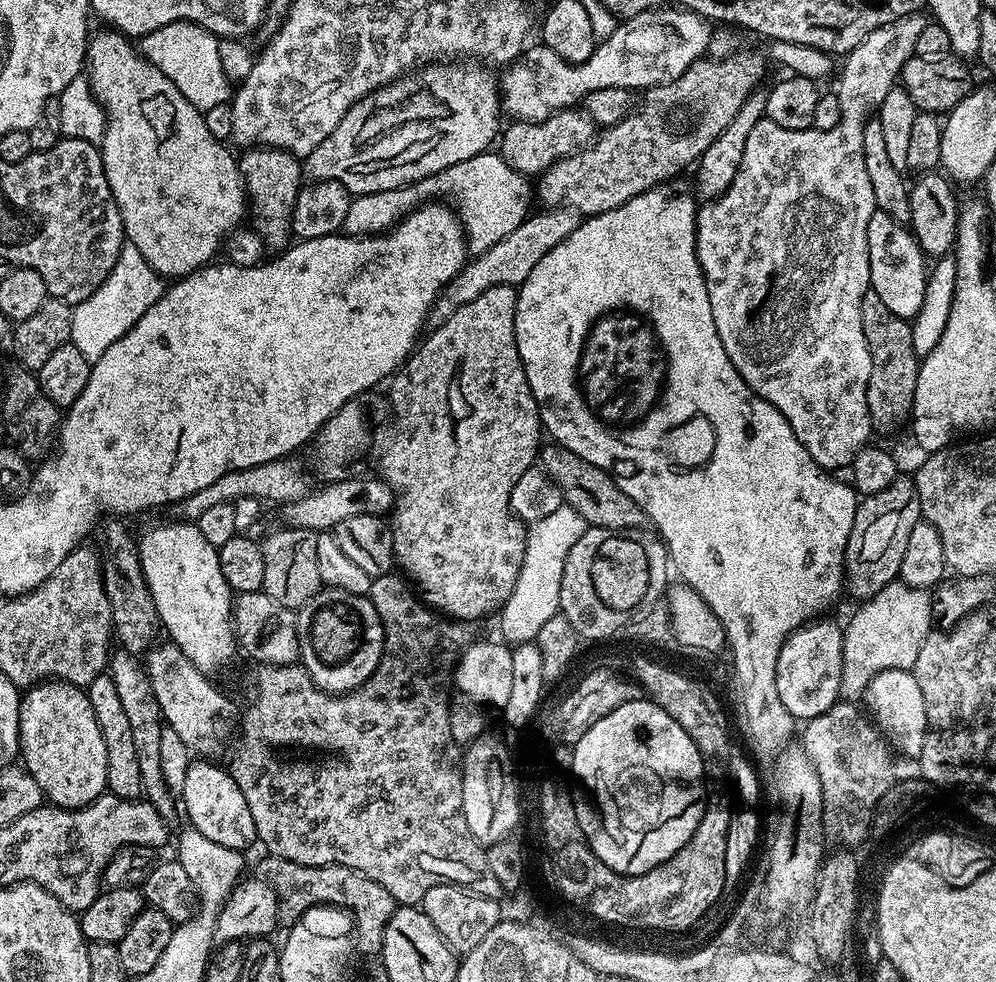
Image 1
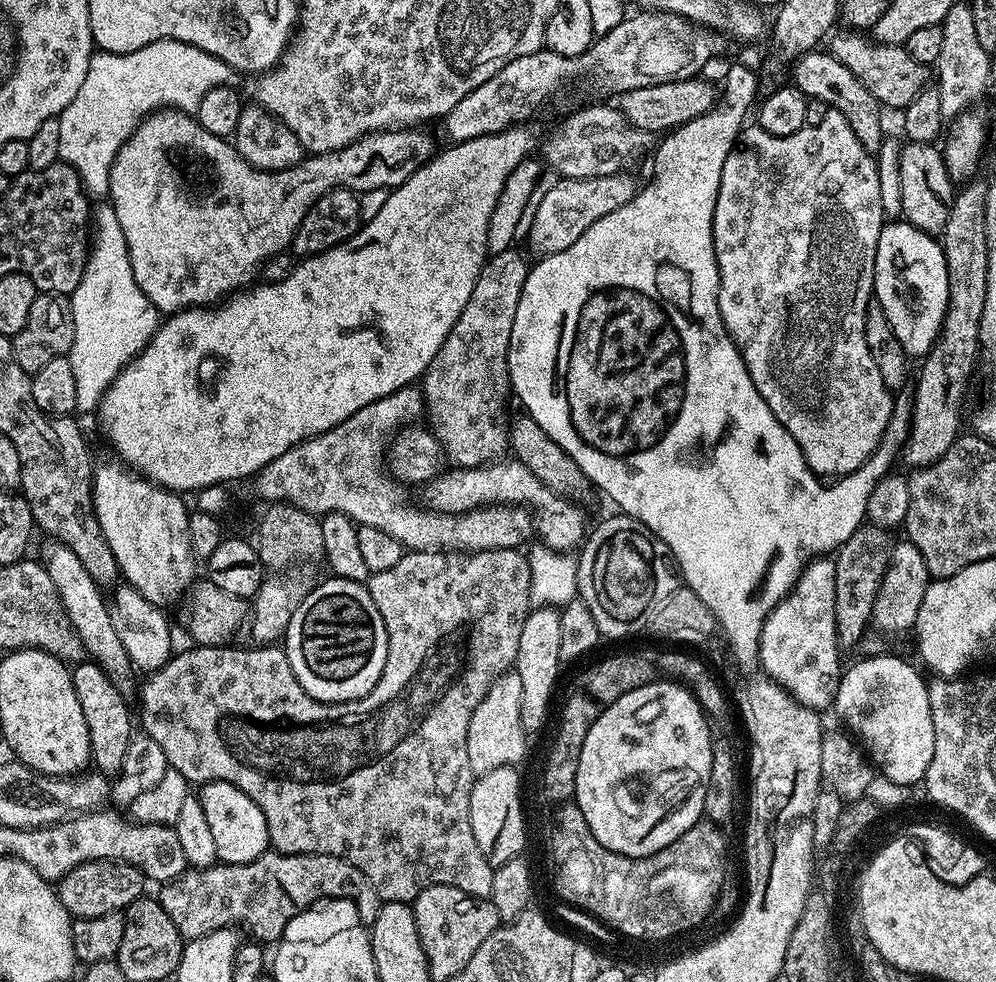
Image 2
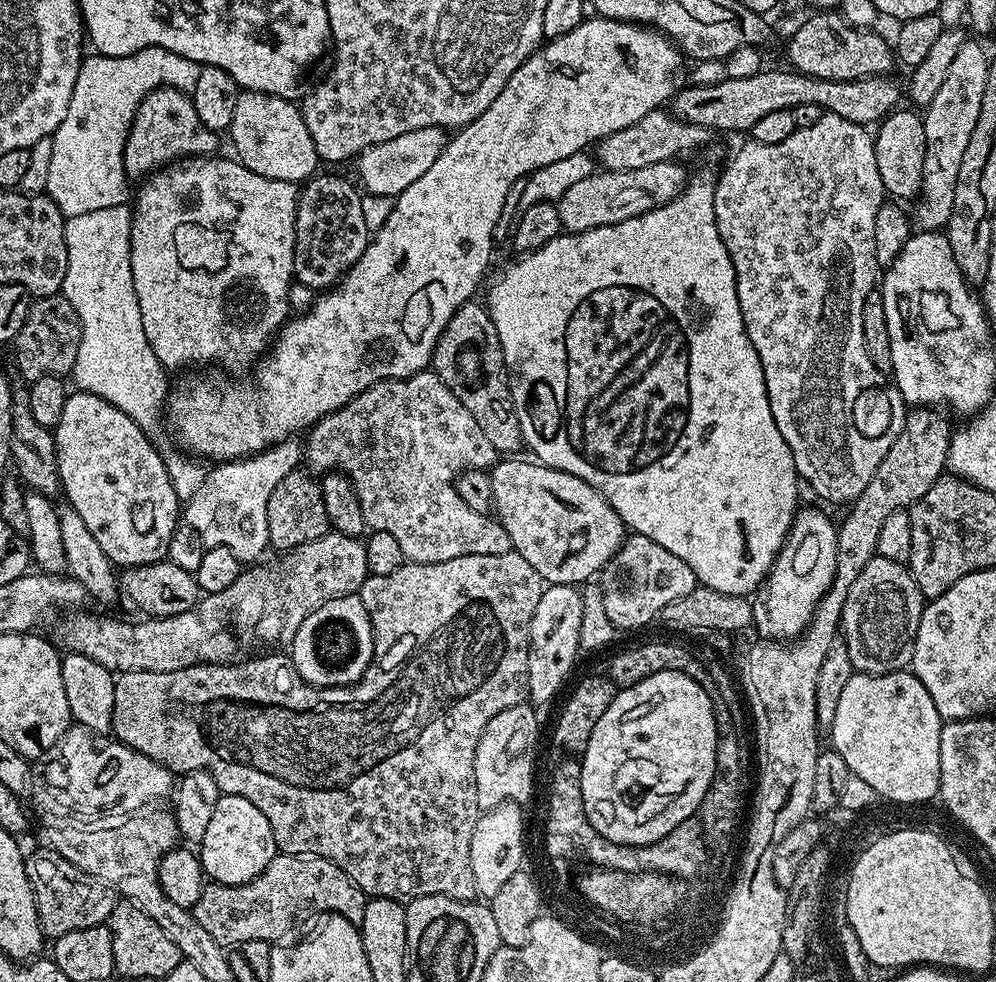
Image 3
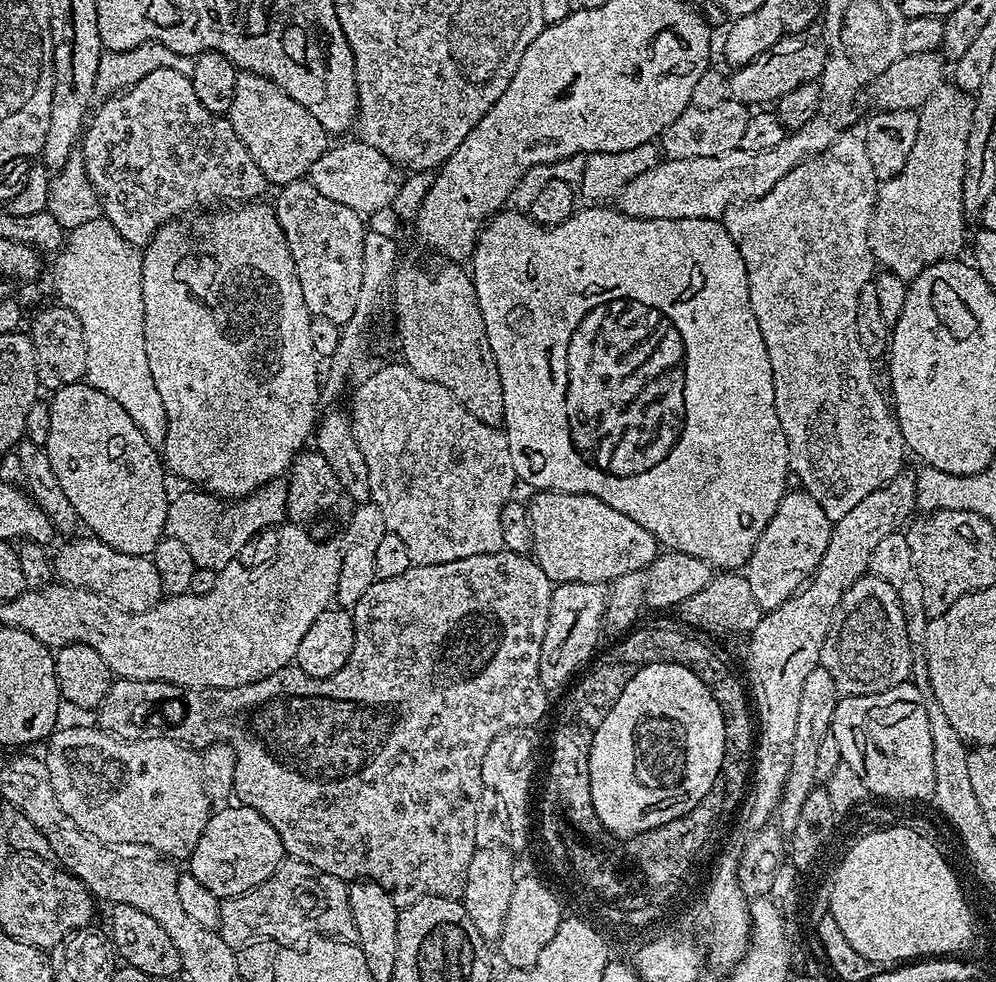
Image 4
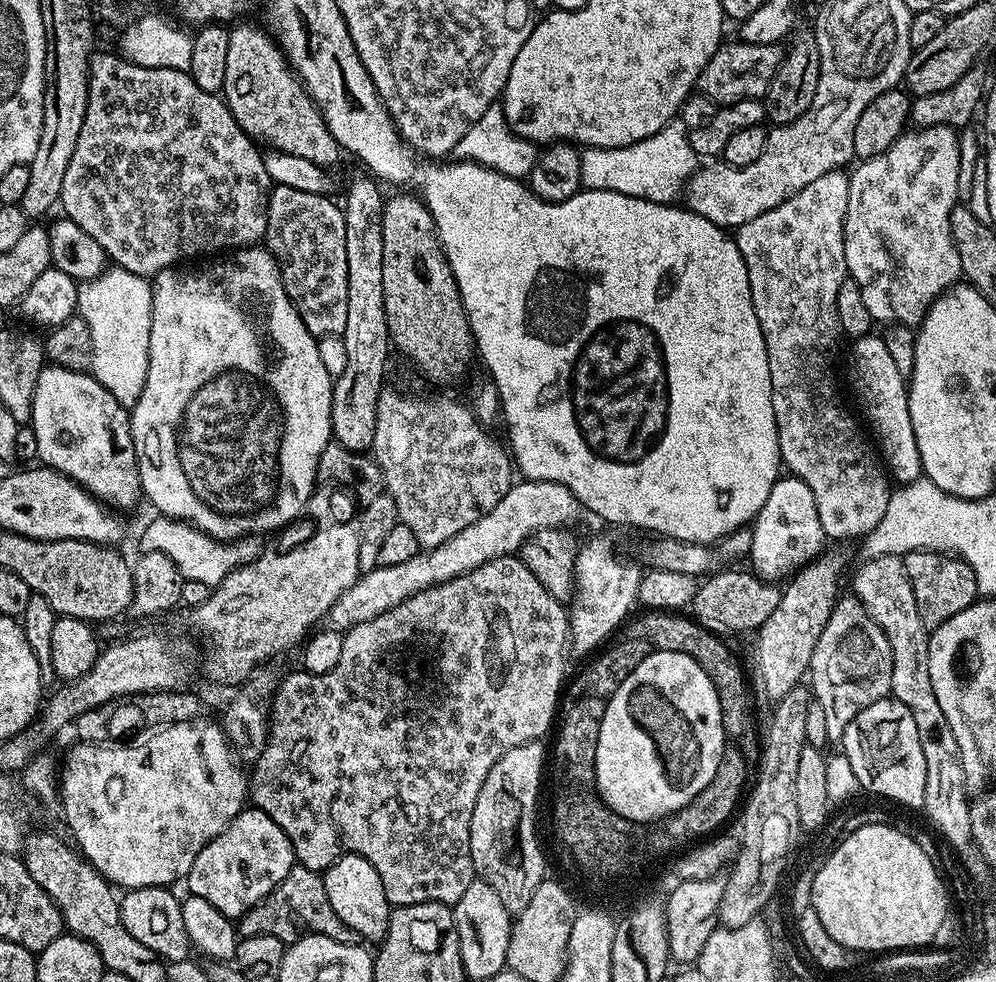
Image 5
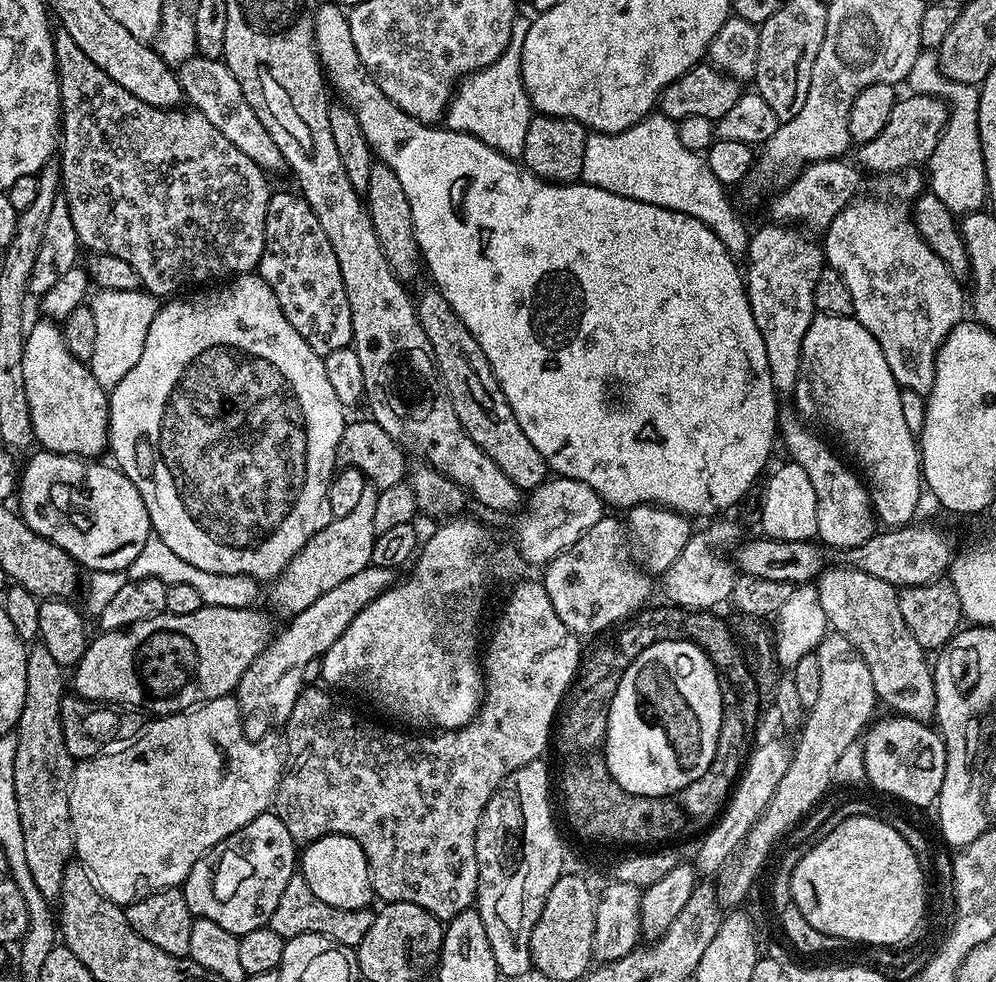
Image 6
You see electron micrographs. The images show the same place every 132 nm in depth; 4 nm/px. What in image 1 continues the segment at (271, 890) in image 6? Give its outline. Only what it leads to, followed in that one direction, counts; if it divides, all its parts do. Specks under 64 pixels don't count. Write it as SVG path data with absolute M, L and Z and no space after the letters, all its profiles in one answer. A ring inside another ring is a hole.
M208 758L193 759L186 770L186 782L181 792L182 812L188 815L187 823L197 828L206 838L218 842L218 846L230 846L248 850L256 840L254 818L250 818L250 806L246 806L246 798L242 790L238 790L238 782L228 772L227 767L220 768Z

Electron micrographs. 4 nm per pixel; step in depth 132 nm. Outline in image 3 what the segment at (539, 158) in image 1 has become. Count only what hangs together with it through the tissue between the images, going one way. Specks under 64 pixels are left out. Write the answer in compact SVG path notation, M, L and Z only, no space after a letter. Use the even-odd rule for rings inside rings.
M657 110L646 114L646 118L638 118L634 126L626 126L626 130L618 130L618 134L610 134L599 141L595 145L594 156L599 163L600 160L604 163L601 165L609 172L633 172L642 166L654 166L654 162L676 160L683 152L692 152L710 143L712 136L711 128L679 120L671 111Z

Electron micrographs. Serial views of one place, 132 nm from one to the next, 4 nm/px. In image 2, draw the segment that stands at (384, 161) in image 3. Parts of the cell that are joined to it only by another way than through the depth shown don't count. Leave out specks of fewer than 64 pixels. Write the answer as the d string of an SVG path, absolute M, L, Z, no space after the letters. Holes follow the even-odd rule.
M651 11L640 12L637 16L626 15L620 25L593 40L581 56L563 56L541 50L514 58L502 66L494 78L482 82L478 90L470 90L470 94L466 94L466 98L443 117L444 132L449 141L469 140L523 125L547 100L554 99L563 90L567 80L575 76L585 76L600 92L619 94L642 84L664 84L667 80L699 77L707 60L725 51L726 40L721 33L709 31L669 12Z

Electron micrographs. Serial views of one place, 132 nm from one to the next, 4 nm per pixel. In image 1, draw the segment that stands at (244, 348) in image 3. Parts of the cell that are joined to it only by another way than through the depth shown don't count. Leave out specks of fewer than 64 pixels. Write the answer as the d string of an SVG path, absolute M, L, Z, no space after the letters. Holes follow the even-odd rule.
M115 30L103 31L89 39L86 79L92 95L104 108L104 139L98 147L114 202L118 202L122 214L127 243L138 248L159 276L189 276L217 259L216 251L221 251L229 235L241 227L240 219L245 219L246 193L240 165L234 152L232 156L233 149L206 130L204 113L191 105L161 69L141 55L129 37ZM433 62L407 76L384 84L377 92L364 96L334 126L334 130L309 156L303 157L302 172L309 181L337 180L349 194L365 196L417 184L455 163L489 151L502 131L502 101L498 76L480 62Z

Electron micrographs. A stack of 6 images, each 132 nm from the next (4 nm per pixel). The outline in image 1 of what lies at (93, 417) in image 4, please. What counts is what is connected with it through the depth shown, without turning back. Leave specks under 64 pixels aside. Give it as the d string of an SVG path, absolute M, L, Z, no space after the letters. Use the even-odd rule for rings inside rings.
M195 523L160 524L152 528L141 540L138 540L140 565L148 583L150 594L154 598L156 613L164 630L168 630L167 639L177 644L182 652L198 670L213 674L224 668L238 655L237 639L233 633L232 606L234 593L232 587L222 578L220 553L206 538Z

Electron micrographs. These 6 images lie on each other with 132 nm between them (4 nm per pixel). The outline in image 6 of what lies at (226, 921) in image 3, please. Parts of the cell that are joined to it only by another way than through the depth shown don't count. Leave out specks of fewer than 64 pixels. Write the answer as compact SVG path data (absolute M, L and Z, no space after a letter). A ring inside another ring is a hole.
M297 874L290 878L290 882L286 882L286 890L282 890L282 898L278 898L278 906L274 909L272 917L268 919L267 927L272 928L274 934L278 934L283 940L302 934L322 934L354 950L360 945L362 938L366 938L366 930L370 930L373 915L371 907L337 910L327 902L322 902L322 898L317 898L314 890L306 886L303 876Z

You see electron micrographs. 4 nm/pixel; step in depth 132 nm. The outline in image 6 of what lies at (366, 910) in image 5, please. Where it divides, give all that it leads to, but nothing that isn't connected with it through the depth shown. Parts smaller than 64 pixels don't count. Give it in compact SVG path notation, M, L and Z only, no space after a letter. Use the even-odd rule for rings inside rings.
M323 836L303 845L298 856L298 872L303 876L306 886L314 890L317 898L322 898L322 902L327 902L337 910L358 910L373 903L371 900L374 900L374 893L366 854L354 838Z

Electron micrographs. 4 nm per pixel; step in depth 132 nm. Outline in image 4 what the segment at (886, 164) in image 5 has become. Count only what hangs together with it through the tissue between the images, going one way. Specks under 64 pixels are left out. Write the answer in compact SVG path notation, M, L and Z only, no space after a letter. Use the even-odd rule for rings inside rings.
M945 82L941 84L938 90L934 90L934 94L930 94L930 98L918 109L918 138L914 138L914 146L910 150L910 158L906 158L906 166L902 166L902 170L894 178L883 181L877 187L876 205L872 211L872 221L868 227L868 245L872 251L872 259L883 271L892 272L905 282L912 281L926 266L937 264L939 260L950 260L959 257L961 255L960 247L963 244L965 247L964 223L966 223L966 217L964 215L964 203L962 202L962 178L966 166L966 138L970 138L970 118L972 117L973 103L973 97L969 93L963 92L961 88L957 88L955 83Z

